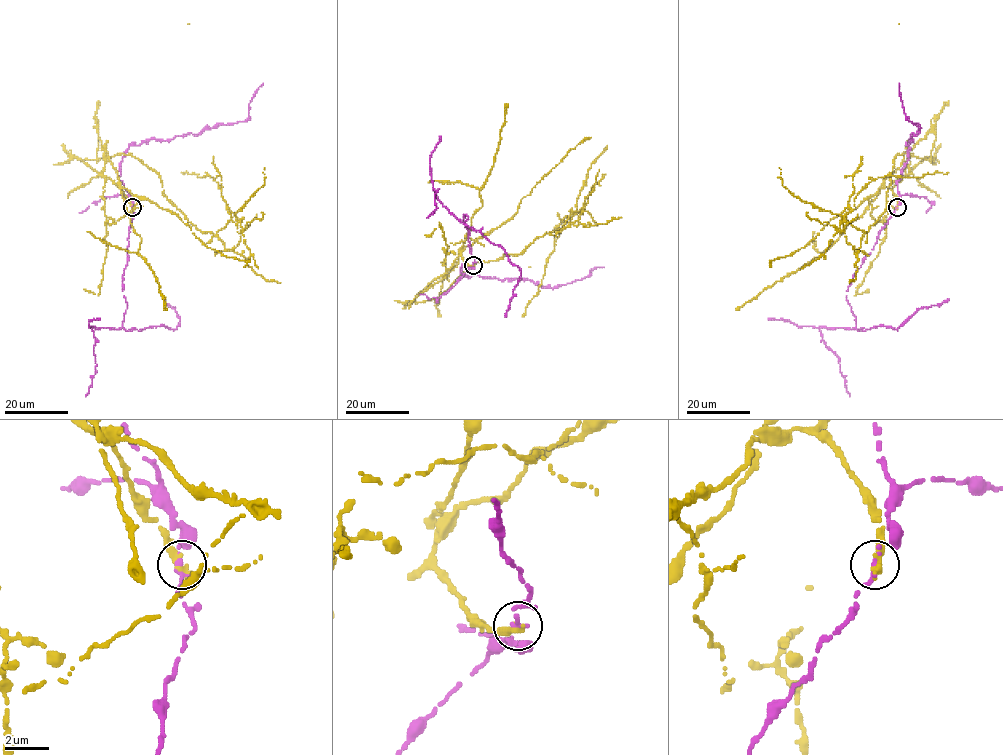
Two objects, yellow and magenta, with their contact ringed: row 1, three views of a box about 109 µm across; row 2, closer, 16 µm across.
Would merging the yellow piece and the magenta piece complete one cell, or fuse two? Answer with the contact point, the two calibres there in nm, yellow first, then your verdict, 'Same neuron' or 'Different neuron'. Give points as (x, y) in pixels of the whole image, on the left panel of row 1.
Place: (132, 207). Thickness 440 nm (yellow) against 110 nm. Different neuron

